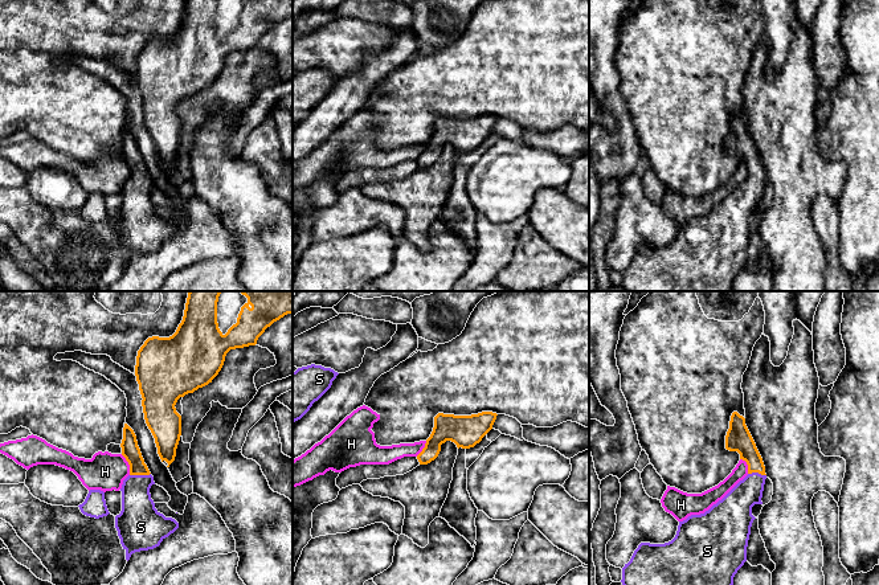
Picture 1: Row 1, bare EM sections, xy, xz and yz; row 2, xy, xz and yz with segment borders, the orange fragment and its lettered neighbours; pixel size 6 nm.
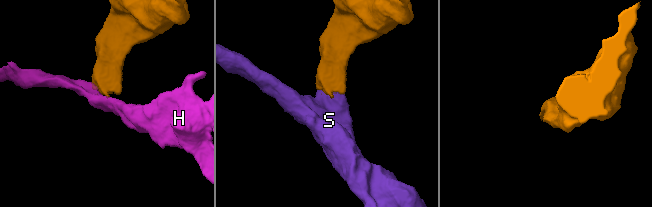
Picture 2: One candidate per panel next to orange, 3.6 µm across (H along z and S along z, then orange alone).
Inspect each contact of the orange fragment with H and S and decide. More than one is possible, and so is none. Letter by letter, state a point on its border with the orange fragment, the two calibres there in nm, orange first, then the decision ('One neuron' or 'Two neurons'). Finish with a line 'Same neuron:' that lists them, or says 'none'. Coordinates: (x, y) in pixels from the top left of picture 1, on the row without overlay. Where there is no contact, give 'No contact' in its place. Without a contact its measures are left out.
H: Touches orange at xy (129, 167). Thickness 110 nm (orange) against 240 nm. Two neurons
S: Touches orange at xy (139, 178). Thickness 110 nm (orange) against 220 nm. One neuron
Same neuron: S

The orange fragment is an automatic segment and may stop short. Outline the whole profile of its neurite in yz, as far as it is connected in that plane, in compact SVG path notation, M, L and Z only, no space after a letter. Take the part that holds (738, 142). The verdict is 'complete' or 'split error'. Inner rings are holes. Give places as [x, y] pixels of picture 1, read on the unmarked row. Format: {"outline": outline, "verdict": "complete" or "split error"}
{"outline": "M733 115L725 139L725 152L737 155L748 168L748 179L721 204L700 218L679 225L675 241L665 248L641 246L622 271L625 291L732 291L733 281L747 265L747 250L755 208L763 208L766 183L763 161L745 128L745 122Z", "verdict": "split error"}

